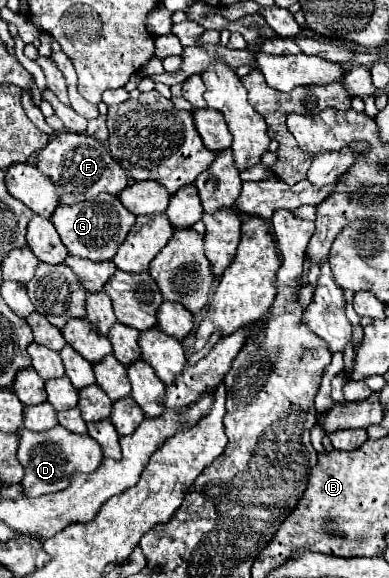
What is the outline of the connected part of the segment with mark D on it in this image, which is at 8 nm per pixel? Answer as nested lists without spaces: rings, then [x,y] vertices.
[[[55,425],[53,429],[43,433],[19,429],[19,437],[21,439],[19,439],[17,457],[25,467],[25,477],[21,483],[25,487],[25,495],[29,497],[63,491],[69,485],[69,477],[73,473],[91,473],[103,461],[101,447],[99,443],[95,443],[95,439],[91,439],[89,435],[75,435],[61,425]]]

